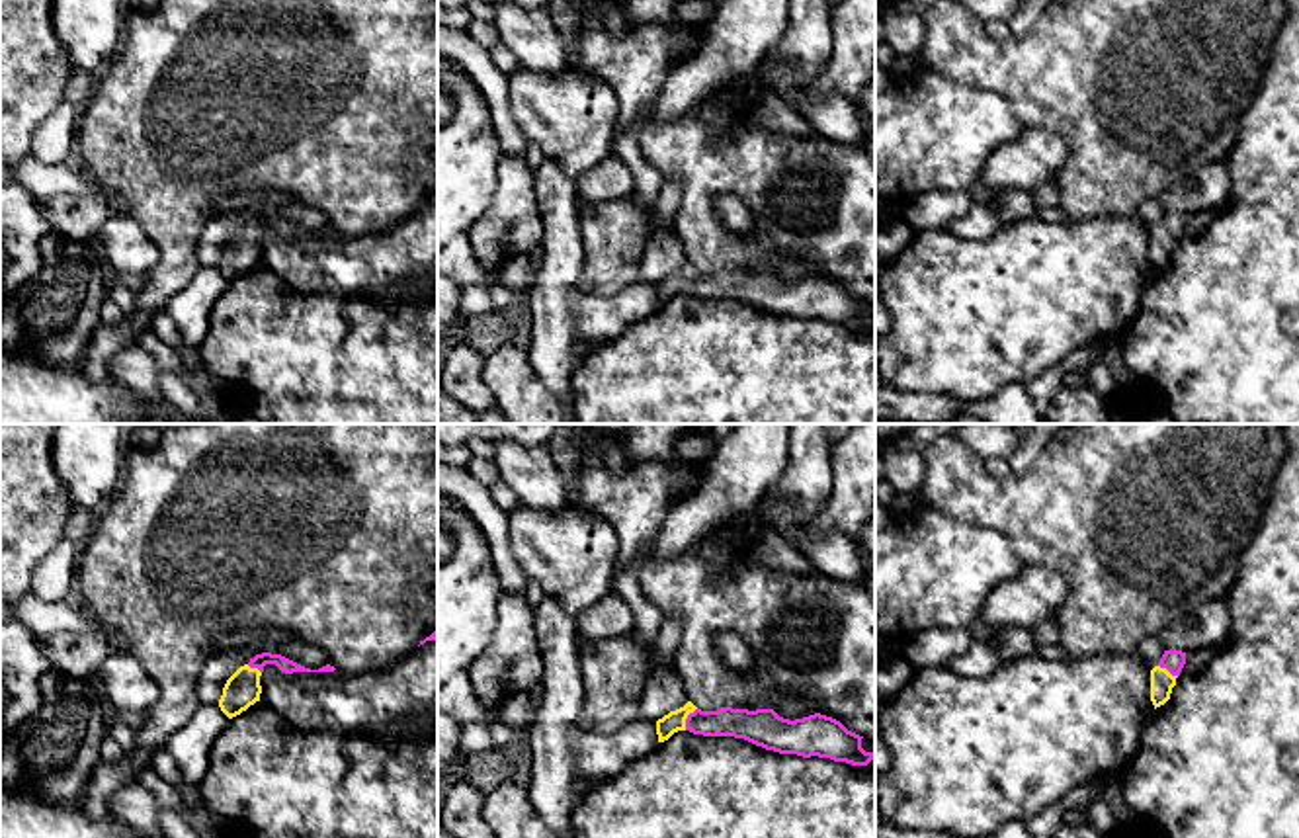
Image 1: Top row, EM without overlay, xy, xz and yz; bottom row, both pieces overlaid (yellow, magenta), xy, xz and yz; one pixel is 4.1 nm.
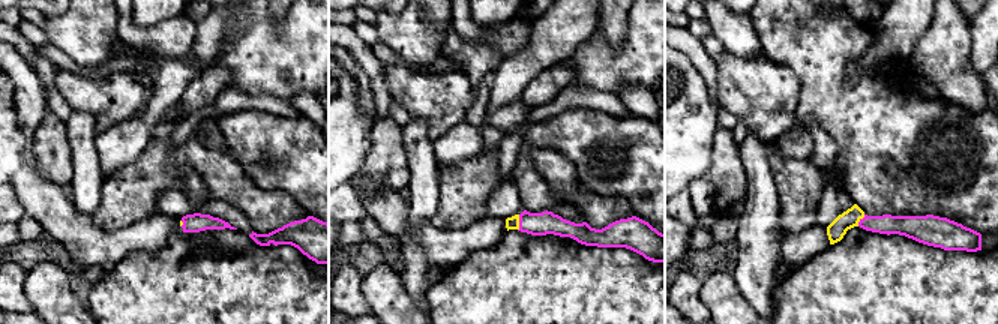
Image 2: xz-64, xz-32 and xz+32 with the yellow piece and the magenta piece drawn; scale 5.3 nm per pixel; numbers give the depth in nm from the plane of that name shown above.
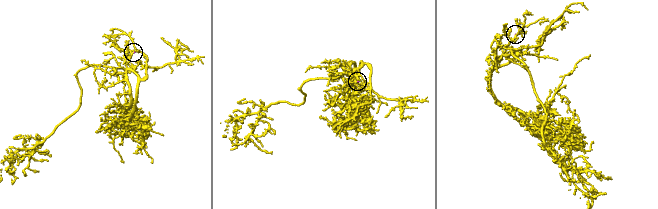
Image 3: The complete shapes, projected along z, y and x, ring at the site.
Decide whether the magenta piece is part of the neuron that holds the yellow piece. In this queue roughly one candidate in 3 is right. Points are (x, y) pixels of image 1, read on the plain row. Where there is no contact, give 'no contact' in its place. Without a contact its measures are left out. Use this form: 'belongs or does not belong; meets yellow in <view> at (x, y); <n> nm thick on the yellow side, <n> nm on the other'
belongs; meets yellow in xz at (686, 280); 90 nm thick on the yellow side, 130 nm on the other

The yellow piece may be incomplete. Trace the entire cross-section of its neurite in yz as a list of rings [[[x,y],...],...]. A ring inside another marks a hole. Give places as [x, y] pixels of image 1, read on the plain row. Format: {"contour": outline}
{"contour": [[[1164,213],[1160,225],[1151,232],[1151,264],[1156,270],[1170,262],[1176,240],[1186,227],[1186,215]]]}

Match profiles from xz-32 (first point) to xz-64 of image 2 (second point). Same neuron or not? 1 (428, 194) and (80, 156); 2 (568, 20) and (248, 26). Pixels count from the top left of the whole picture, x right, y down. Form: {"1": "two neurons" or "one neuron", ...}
{"1": "one neuron", "2": "two neurons"}

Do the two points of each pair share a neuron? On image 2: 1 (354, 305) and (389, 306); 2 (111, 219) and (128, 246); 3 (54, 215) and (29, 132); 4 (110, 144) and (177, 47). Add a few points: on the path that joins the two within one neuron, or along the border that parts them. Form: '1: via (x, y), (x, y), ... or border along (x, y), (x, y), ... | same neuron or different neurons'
1: border along (362, 276), (362, 296), (371, 308) | different neurons
2: border along (150, 216), (116, 230), (101, 230), (90, 221) | different neurons
3: via (38, 194), (29, 183), (29, 153) | same neuron
4: border along (195, 33), (191, 60), (162, 60) | different neurons

